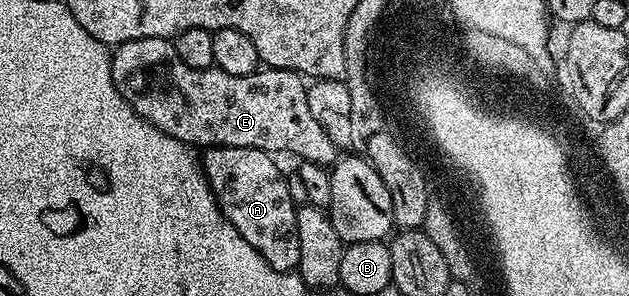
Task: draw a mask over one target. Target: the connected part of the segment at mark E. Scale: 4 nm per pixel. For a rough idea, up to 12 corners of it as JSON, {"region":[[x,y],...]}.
{"region":[[164,37],[111,53],[119,95],[190,147],[332,166],[306,78],[187,67]]}

